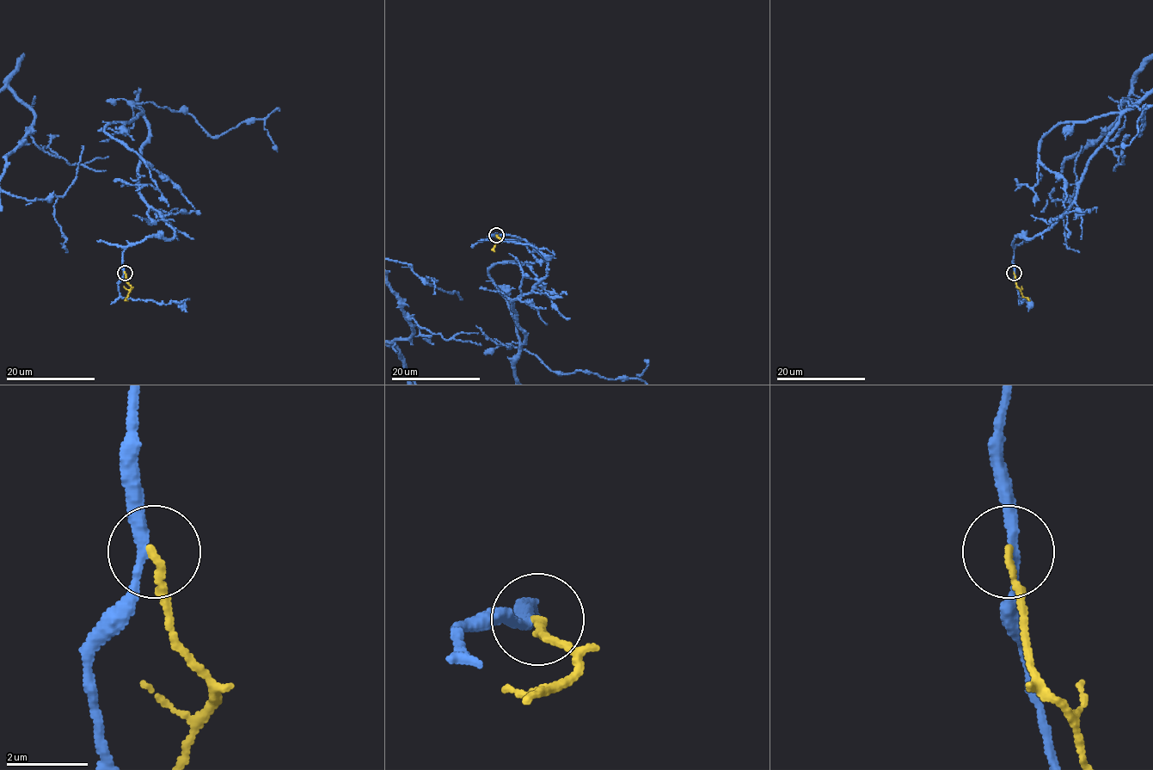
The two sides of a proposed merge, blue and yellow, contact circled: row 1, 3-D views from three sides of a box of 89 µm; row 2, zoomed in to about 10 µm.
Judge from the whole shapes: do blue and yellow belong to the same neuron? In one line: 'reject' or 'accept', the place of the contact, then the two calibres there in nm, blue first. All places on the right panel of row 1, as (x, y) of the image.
reject; at (1014, 273); 240 nm thick on the blue side, 170 nm on the other

